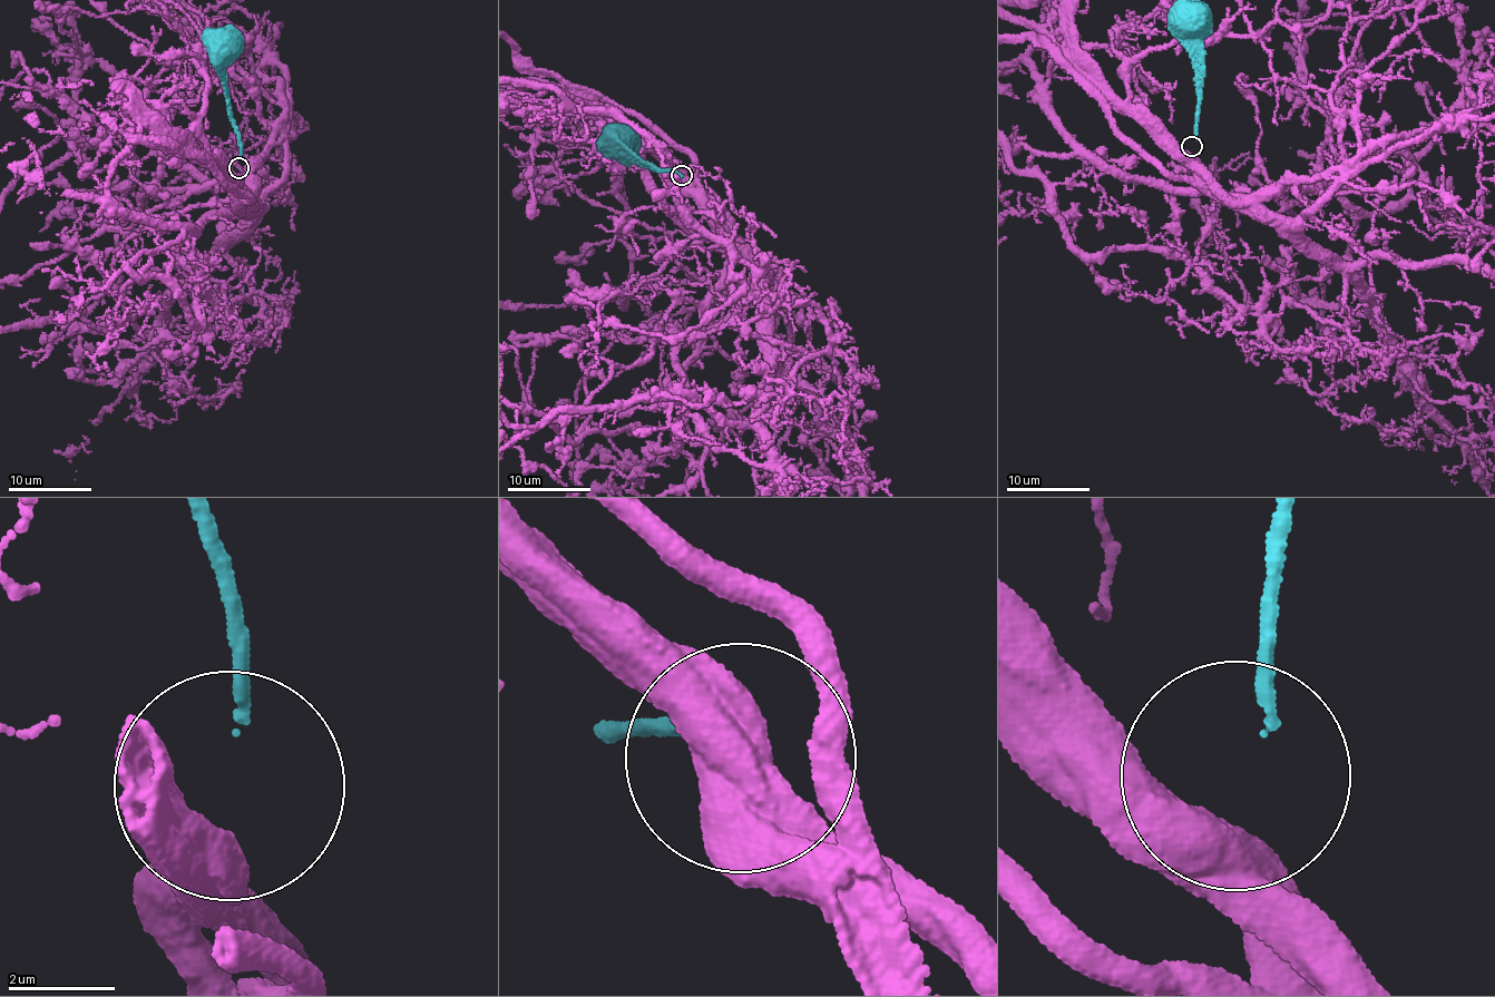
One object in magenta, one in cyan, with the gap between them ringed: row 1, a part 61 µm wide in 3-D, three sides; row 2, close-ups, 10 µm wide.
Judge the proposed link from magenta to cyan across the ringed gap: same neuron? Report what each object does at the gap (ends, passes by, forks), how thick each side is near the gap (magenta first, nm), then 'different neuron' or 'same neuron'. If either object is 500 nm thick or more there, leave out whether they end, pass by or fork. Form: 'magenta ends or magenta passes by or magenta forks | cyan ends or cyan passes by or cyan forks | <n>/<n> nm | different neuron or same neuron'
700/200 nm | different neuron

